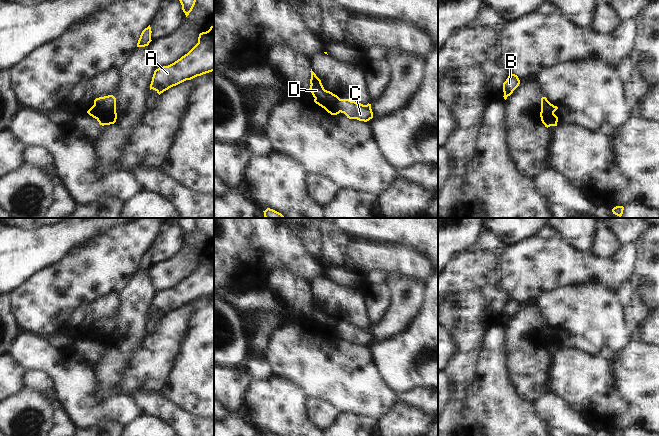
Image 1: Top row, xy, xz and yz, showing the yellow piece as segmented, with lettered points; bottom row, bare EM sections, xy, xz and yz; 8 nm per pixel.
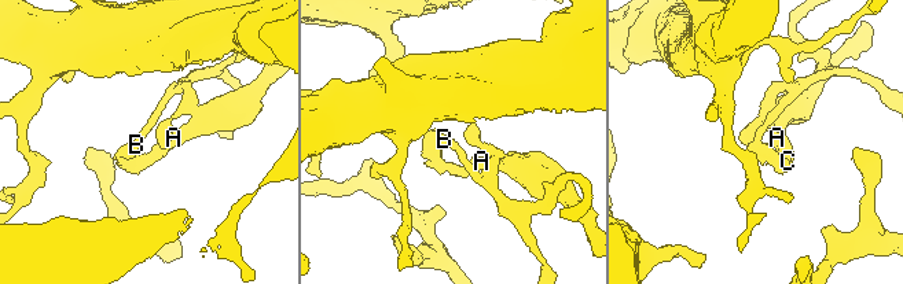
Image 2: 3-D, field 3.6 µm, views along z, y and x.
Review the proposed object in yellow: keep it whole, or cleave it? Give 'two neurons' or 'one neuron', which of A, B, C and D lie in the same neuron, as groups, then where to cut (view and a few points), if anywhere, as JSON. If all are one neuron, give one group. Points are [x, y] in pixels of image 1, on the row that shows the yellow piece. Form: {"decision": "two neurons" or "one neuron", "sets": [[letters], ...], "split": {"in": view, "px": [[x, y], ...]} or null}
{"decision": "two neurons", "sets": [["A", "C"], ["B", "D"]], "split": {"in": "xz", "px": [[338, 98], [340, 111]]}}

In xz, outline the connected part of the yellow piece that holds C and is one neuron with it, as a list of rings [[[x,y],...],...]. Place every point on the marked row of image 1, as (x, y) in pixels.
[[[349,99],[338,100],[340,112],[344,113],[349,119],[357,119],[359,121],[367,122],[373,118],[371,104],[363,105]]]

